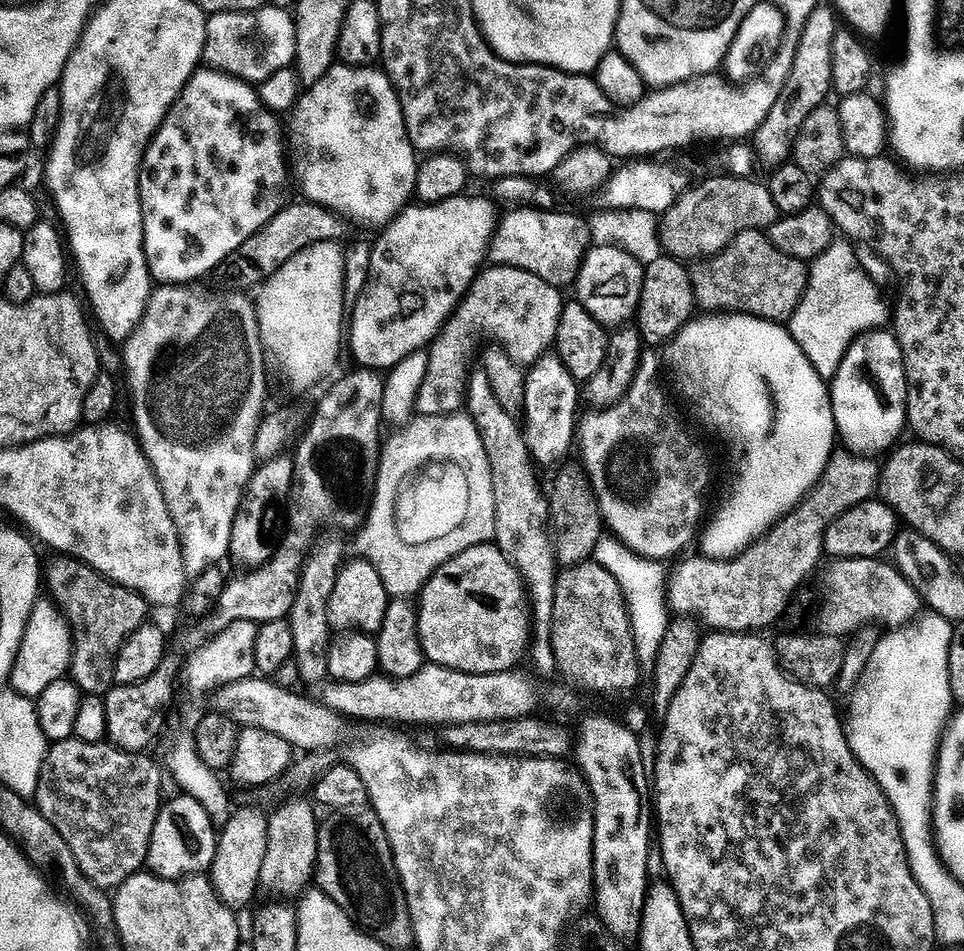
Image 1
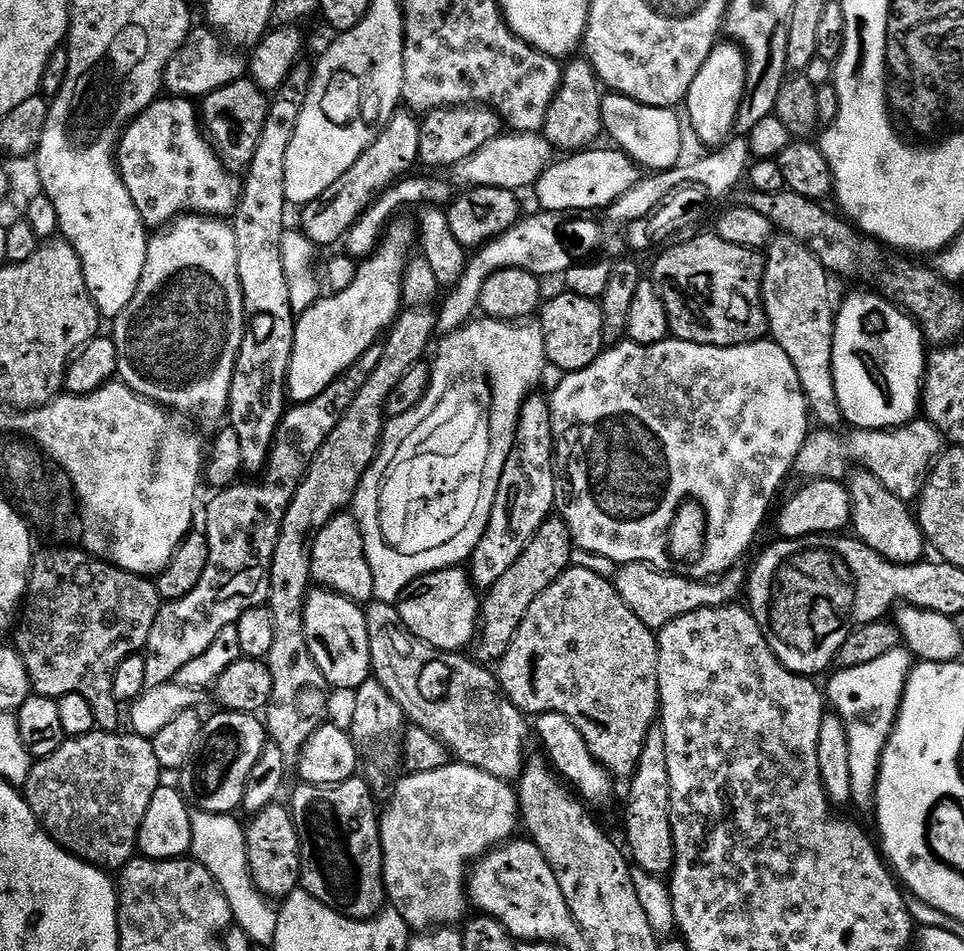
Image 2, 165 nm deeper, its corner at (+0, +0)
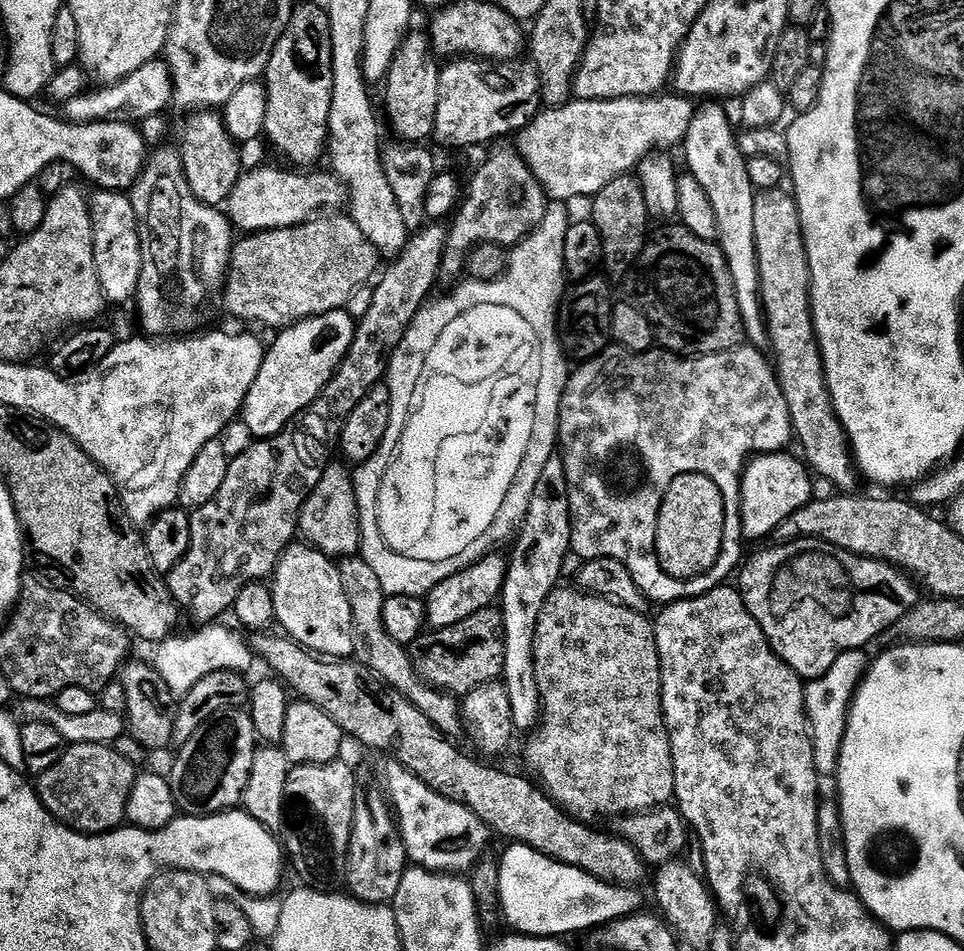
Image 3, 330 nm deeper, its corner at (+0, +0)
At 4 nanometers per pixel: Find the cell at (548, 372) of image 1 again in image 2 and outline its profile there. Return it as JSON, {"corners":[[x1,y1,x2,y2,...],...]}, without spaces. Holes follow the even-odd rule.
{"corners":[[540,394,529,395,515,430,514,462,504,467,504,477,500,479,500,489,488,528,470,557,470,575,477,585,496,584,498,578,502,578,502,574,506,574,506,570,518,562,544,521,553,515,558,472,556,476,552,469,552,455,556,452,552,445,552,420,554,413,551,403,543,400]]}

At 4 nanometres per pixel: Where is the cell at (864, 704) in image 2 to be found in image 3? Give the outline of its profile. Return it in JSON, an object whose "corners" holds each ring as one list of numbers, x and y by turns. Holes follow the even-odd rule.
{"corners":[[863,651,847,652,830,666,824,676,807,681,804,690,804,705,808,711,808,726,814,750,816,771,821,777,831,777,840,763,840,747,844,741,844,727,848,724,848,710,856,689,860,687,870,667,869,657,864,657]]}

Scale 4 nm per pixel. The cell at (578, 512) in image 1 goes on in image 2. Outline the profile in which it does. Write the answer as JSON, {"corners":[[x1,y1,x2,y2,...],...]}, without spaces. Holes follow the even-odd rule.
{"corners":[[556,514,549,516,538,534,534,534,530,546,526,546,518,562,514,562,514,566,510,566,510,570,506,570,506,574,502,574,502,578,491,585,487,591,488,598,486,596,483,599,482,627,478,632,481,661,496,662,506,654,512,639,518,634,518,626,522,626,526,618,526,610,534,606,534,598,538,598,542,590,549,588,570,567,573,563,572,552,574,553,574,539,567,520]]}

